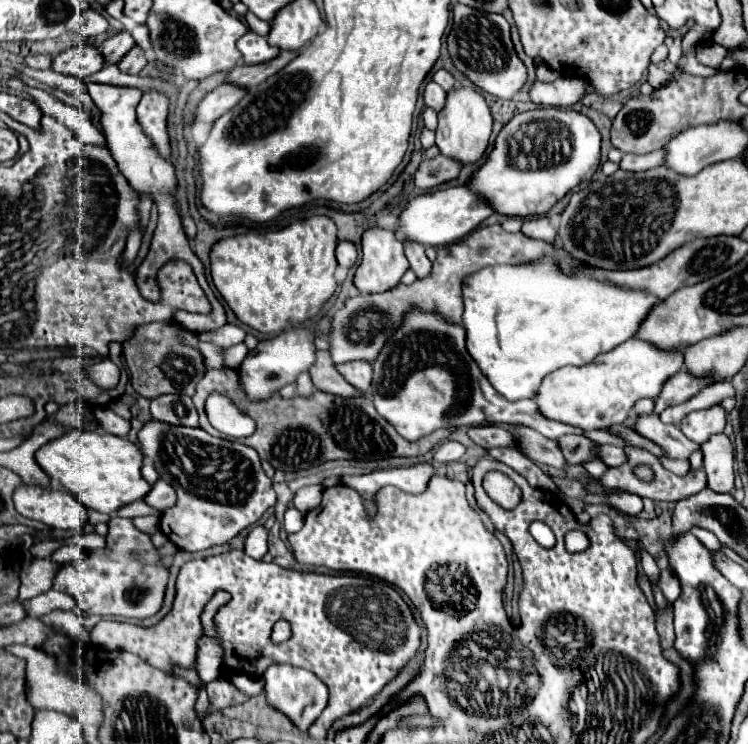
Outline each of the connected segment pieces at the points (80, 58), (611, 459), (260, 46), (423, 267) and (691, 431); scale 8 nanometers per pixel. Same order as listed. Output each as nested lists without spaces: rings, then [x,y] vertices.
[[[74,46],[64,52],[60,52],[52,60],[52,70],[66,74],[66,76],[76,76],[78,80],[84,80],[98,70],[102,70],[104,60],[98,48],[94,46]]]
[[[598,444],[598,458],[606,466],[620,466],[626,460],[624,450],[620,446],[614,446],[614,444]]]
[[[254,32],[244,34],[238,40],[238,50],[244,56],[244,64],[262,64],[278,56],[278,48],[270,46],[264,36],[256,36]]]
[[[404,242],[404,250],[406,250],[406,258],[410,262],[410,268],[416,272],[416,276],[418,278],[426,278],[430,274],[432,262],[426,258],[424,246],[422,244],[414,244],[414,242]]]
[[[720,404],[710,406],[706,410],[690,412],[682,422],[680,430],[686,438],[694,440],[696,444],[704,444],[712,434],[720,434],[726,424],[726,412]]]

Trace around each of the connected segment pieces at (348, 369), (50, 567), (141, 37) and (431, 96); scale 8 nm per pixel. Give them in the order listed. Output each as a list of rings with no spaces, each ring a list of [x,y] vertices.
[[[356,360],[356,362],[346,362],[346,364],[338,364],[336,366],[338,372],[352,384],[356,386],[362,394],[366,394],[370,390],[370,382],[372,382],[372,364],[366,360]]]
[[[34,560],[30,564],[22,566],[20,572],[20,594],[18,594],[18,604],[22,604],[24,600],[30,600],[46,590],[50,590],[52,586],[52,578],[56,574],[60,566],[56,562],[50,560]]]
[[[134,26],[132,30],[130,30],[130,34],[132,34],[132,38],[134,38],[134,42],[144,50],[144,52],[150,52],[150,36],[148,36],[148,28],[146,26]]]
[[[428,82],[424,92],[424,102],[428,108],[434,108],[436,112],[440,112],[446,104],[446,92],[436,82]]]

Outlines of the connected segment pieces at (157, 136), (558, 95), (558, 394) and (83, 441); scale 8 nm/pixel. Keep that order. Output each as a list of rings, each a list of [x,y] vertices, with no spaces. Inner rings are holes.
[[[148,92],[138,104],[138,122],[146,128],[146,134],[152,138],[156,148],[164,158],[170,158],[168,134],[166,134],[166,96],[158,92]]]
[[[560,76],[554,82],[540,82],[534,80],[528,88],[530,100],[538,106],[556,106],[556,108],[568,108],[570,104],[576,104],[584,96],[584,84],[580,78],[568,78]]]
[[[630,338],[586,366],[564,366],[548,374],[538,390],[536,404],[544,416],[564,424],[582,430],[608,428],[622,424],[640,398],[656,398],[666,380],[682,368],[684,348],[662,350],[646,340]]]
[[[70,430],[64,436],[44,444],[36,452],[36,462],[66,490],[70,490],[86,508],[114,514],[122,506],[144,500],[150,492],[150,484],[142,478],[142,450],[126,438],[98,430]]]

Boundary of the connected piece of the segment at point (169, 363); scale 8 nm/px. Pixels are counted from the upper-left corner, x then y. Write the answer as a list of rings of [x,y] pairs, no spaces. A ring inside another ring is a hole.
[[[150,322],[134,330],[132,338],[124,342],[124,358],[130,368],[130,380],[136,394],[154,400],[162,394],[186,394],[194,396],[198,380],[204,376],[206,366],[196,348],[180,344],[178,326],[174,322]]]

